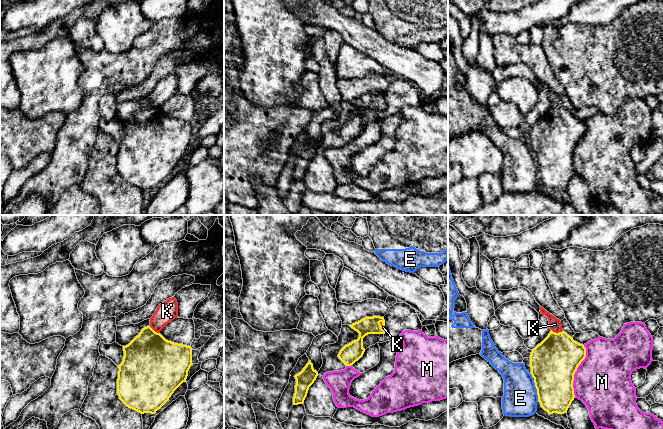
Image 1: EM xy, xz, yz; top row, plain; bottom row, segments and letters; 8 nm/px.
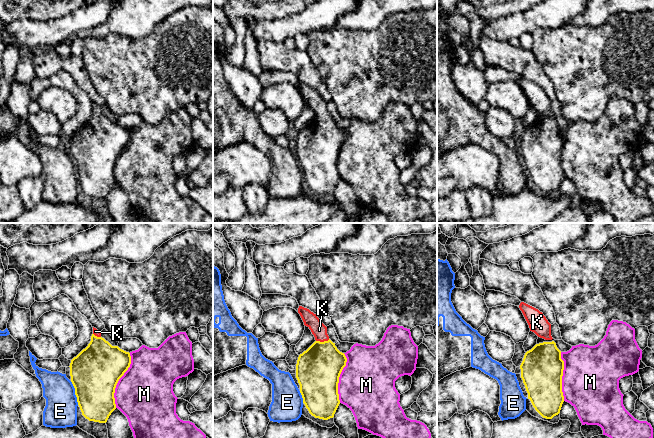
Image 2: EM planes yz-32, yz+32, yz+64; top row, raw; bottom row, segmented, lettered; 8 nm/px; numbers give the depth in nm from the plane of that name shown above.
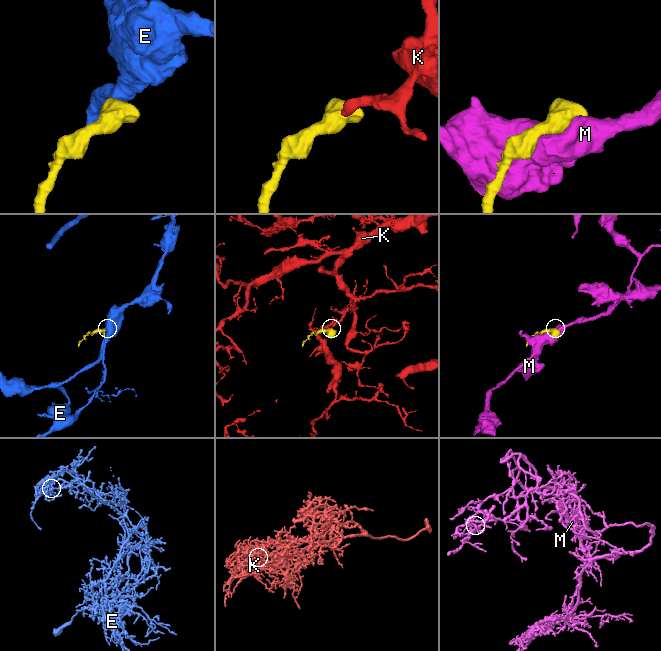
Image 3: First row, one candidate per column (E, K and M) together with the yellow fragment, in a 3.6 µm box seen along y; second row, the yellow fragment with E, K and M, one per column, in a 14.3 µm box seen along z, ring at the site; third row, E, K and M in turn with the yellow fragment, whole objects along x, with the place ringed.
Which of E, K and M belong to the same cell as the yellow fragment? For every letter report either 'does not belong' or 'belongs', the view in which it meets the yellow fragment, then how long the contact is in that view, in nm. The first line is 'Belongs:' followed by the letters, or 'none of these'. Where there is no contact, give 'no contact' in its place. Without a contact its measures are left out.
Belongs: K
E: does not belong | yz | 220 nm
K: belongs | yz | 100 nm
M: does not belong | yz | 420 nm

